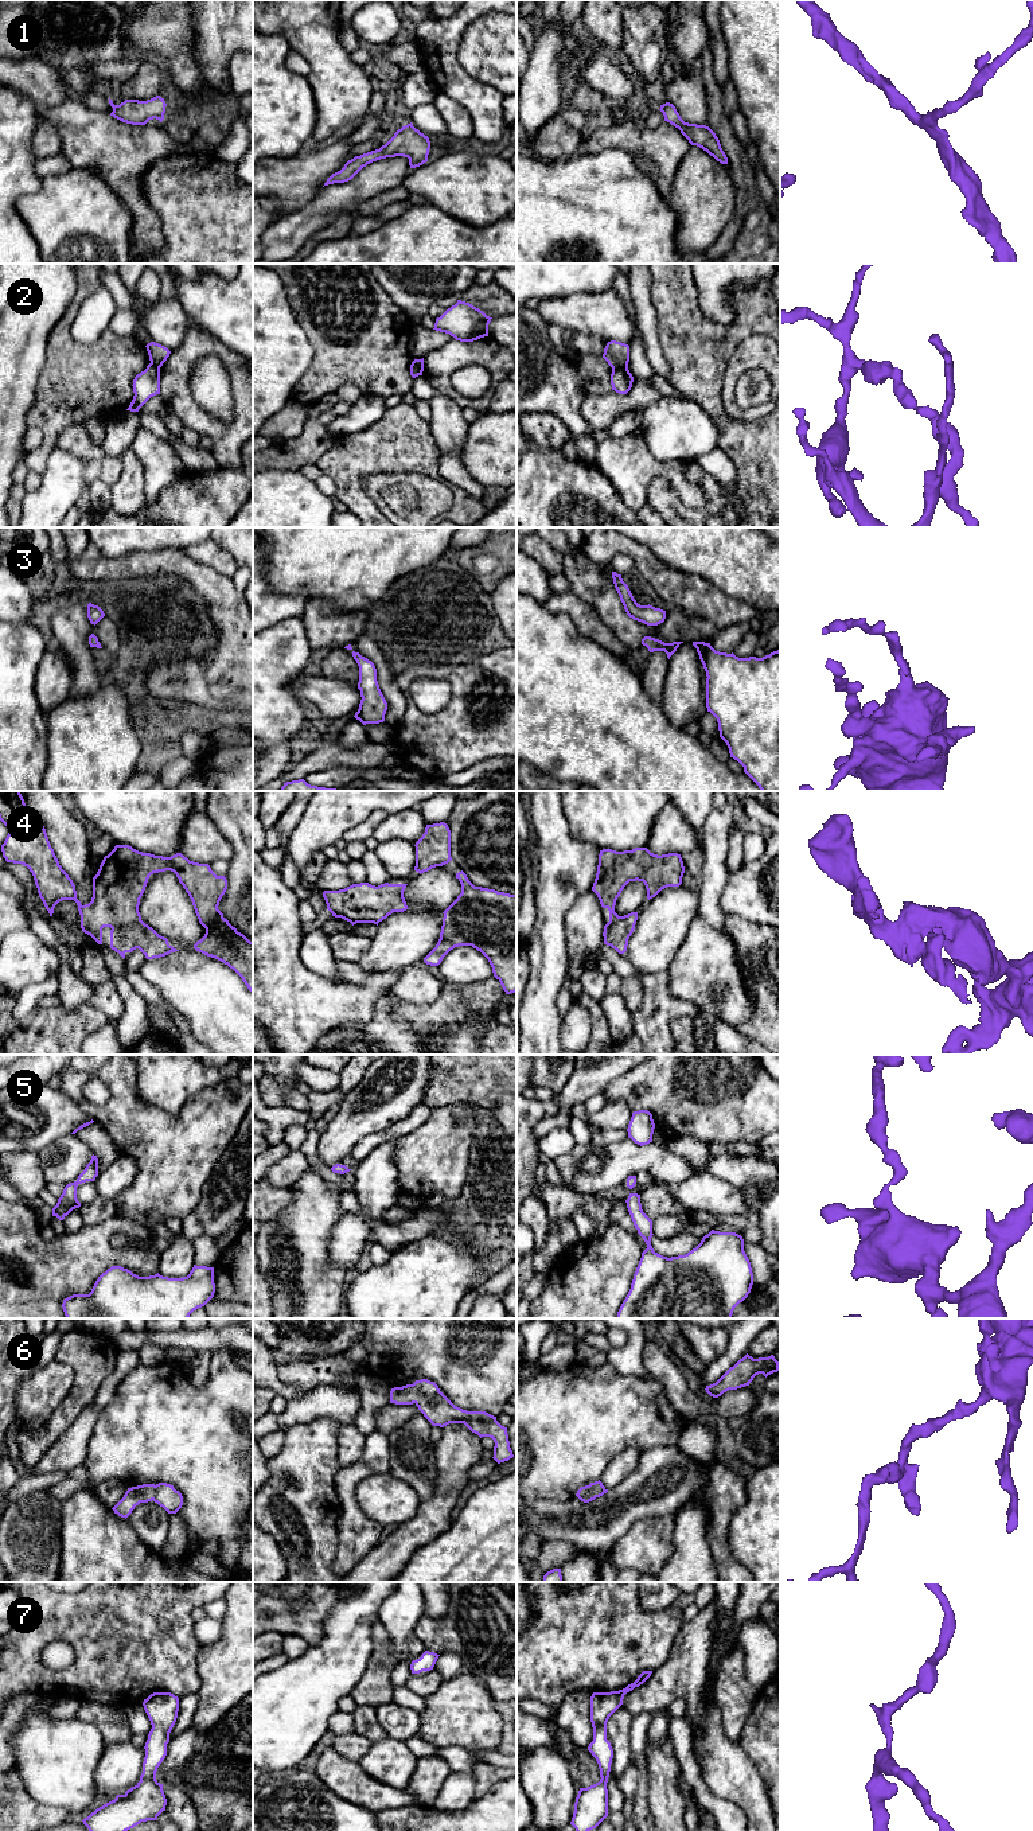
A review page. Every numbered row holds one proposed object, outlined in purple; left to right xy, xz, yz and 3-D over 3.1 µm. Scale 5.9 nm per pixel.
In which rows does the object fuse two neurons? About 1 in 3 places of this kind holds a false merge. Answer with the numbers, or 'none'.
2

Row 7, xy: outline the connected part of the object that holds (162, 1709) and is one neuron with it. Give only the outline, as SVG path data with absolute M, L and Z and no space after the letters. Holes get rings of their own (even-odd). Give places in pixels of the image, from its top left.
M153 1692L144 1699L143 1706L152 1729L144 1746L140 1781L85 1818L82 1822L89 1831L128 1831L141 1822L156 1820L165 1811L167 1799L163 1784L156 1780L156 1772L167 1756L179 1698L171 1692Z

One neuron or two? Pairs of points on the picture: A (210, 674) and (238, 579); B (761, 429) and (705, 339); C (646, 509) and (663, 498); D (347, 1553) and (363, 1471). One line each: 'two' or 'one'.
A: two
B: one
C: two
D: one

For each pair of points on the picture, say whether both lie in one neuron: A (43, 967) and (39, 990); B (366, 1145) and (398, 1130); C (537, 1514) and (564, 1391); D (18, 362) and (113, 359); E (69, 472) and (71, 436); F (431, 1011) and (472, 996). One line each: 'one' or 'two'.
A: two
B: one
C: two
D: two
E: two
F: one

